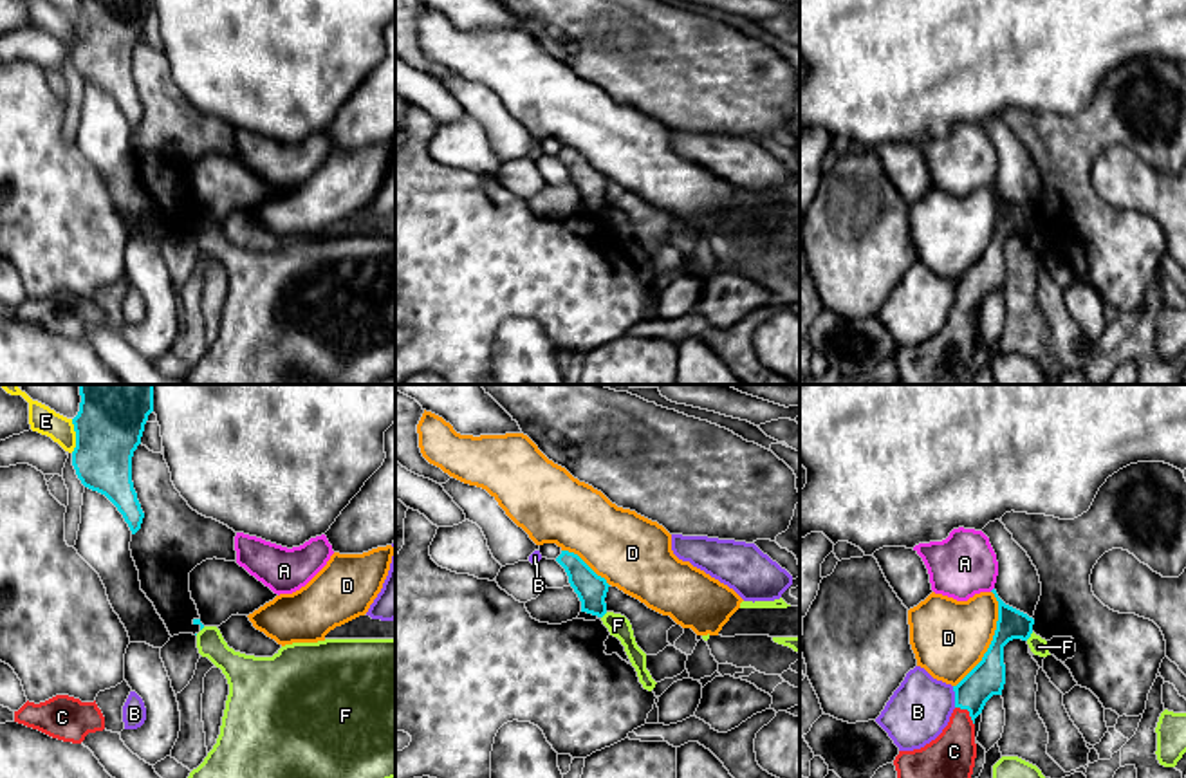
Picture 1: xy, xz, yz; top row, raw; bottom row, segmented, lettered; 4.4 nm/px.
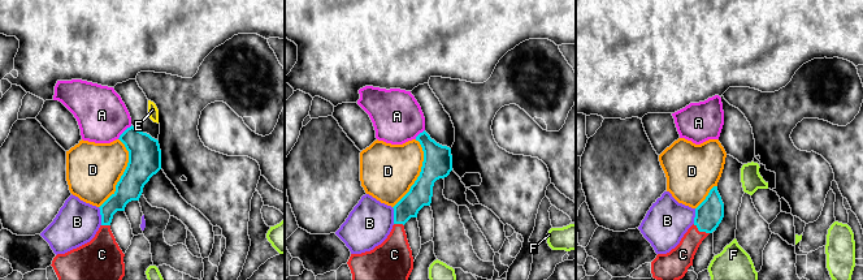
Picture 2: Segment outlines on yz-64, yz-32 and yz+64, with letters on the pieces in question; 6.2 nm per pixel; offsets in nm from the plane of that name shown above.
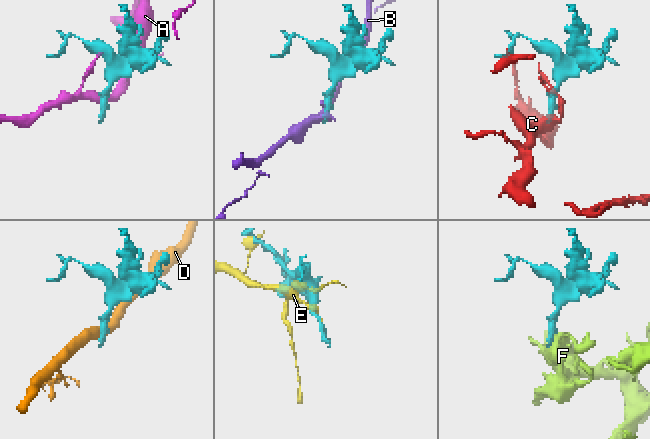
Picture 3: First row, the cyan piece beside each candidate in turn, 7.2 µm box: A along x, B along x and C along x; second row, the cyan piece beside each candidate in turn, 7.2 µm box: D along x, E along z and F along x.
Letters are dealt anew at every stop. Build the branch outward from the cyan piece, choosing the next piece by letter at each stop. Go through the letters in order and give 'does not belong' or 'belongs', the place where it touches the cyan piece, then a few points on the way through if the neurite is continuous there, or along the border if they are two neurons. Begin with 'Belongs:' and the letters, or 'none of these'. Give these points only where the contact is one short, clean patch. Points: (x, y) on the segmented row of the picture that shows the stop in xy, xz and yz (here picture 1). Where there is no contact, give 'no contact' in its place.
Belongs: C
A: does not belong; no contact
B: does not belong; meets cyan in yz at (955, 697); border along yz (952, 686), (955, 706)
C: belongs; meets cyan in yz at (968, 710); runs through yz (988, 677), (970, 695), (968, 710), (952, 755)
D: does not belong; meets cyan in yz at (993, 639)
E: does not belong; meets cyan in xy at (76, 435)
F: does not belong; meets cyan in yz at (1029, 636); border along yz (1033, 632), (1026, 639)

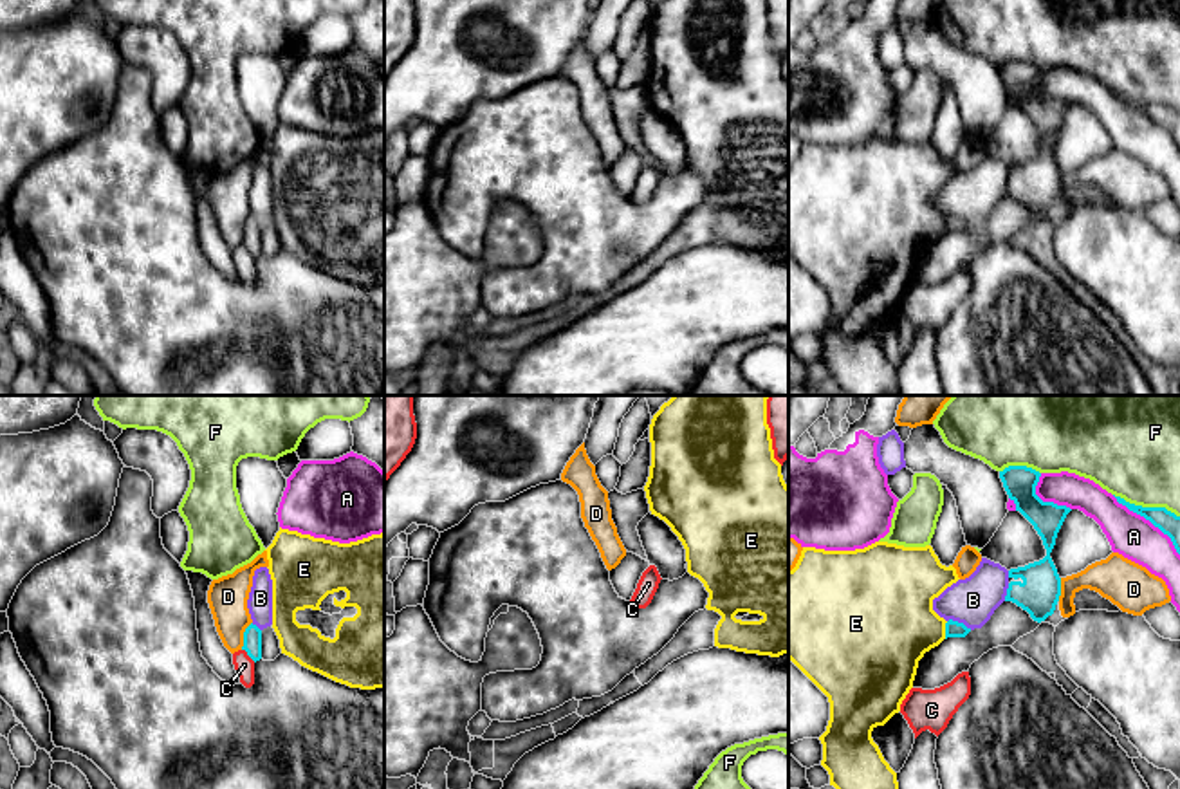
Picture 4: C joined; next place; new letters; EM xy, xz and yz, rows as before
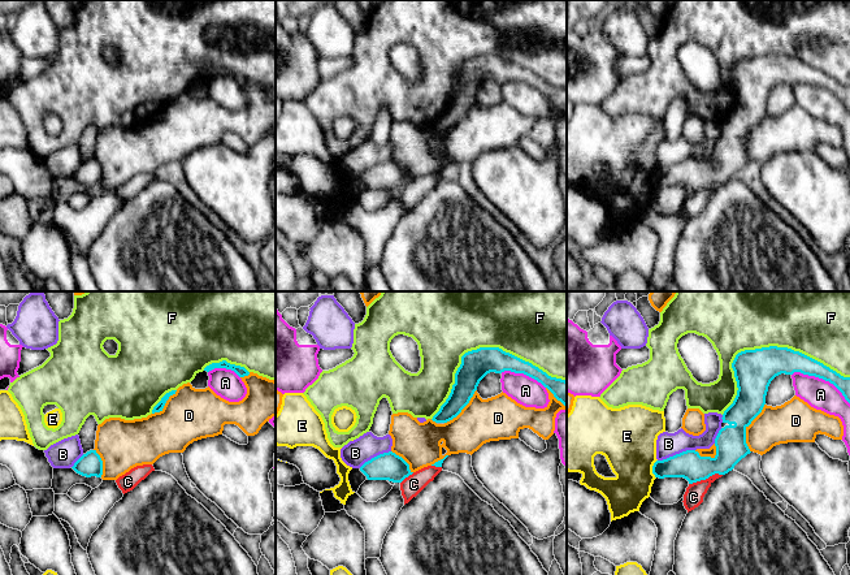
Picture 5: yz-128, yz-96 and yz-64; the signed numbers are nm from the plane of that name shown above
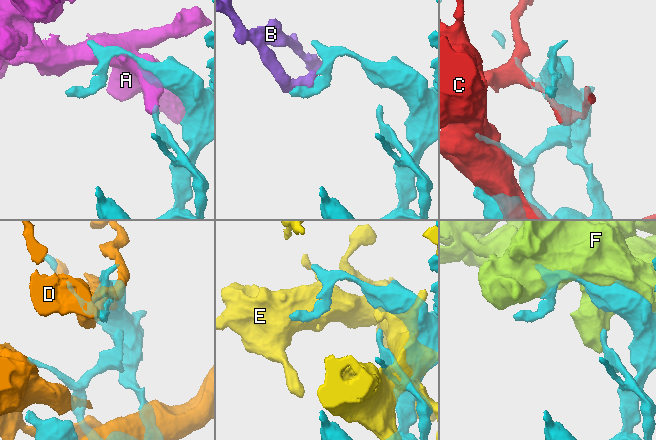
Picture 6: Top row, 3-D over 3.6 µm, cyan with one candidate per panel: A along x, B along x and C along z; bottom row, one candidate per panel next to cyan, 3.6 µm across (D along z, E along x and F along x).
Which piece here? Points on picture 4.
Belongs: none of these
A: does not belong; meets cyan in yz at (1150, 520)
B: does not belong; meets cyan in yz at (960, 623)
C: does not belong; meets cyan in xy at (249, 656); border along xy (242, 649), (255, 661)
D: does not belong; meets cyan in xy at (244, 636)
E: does not belong; meets cyan in yz at (946, 631)
F: does not belong; meets cyan in yz at (1146, 508)

